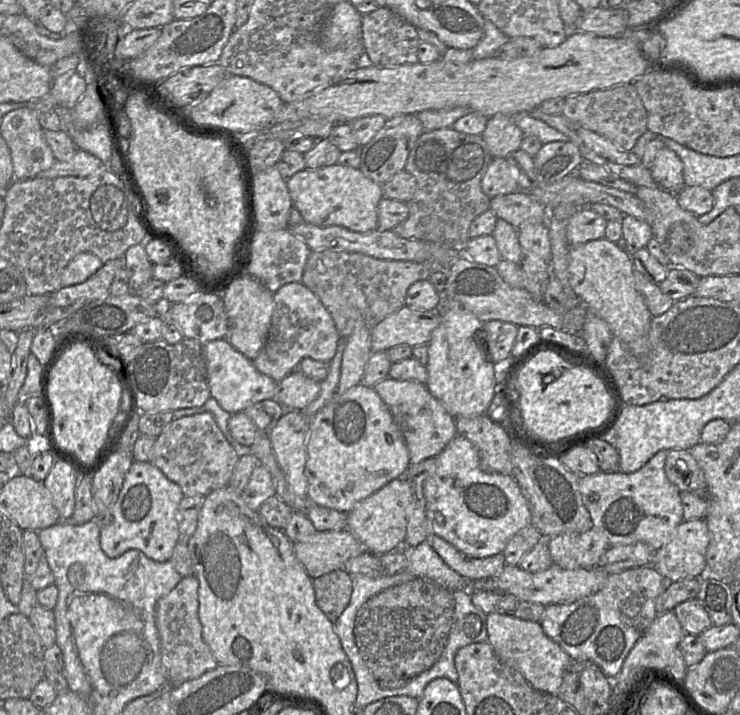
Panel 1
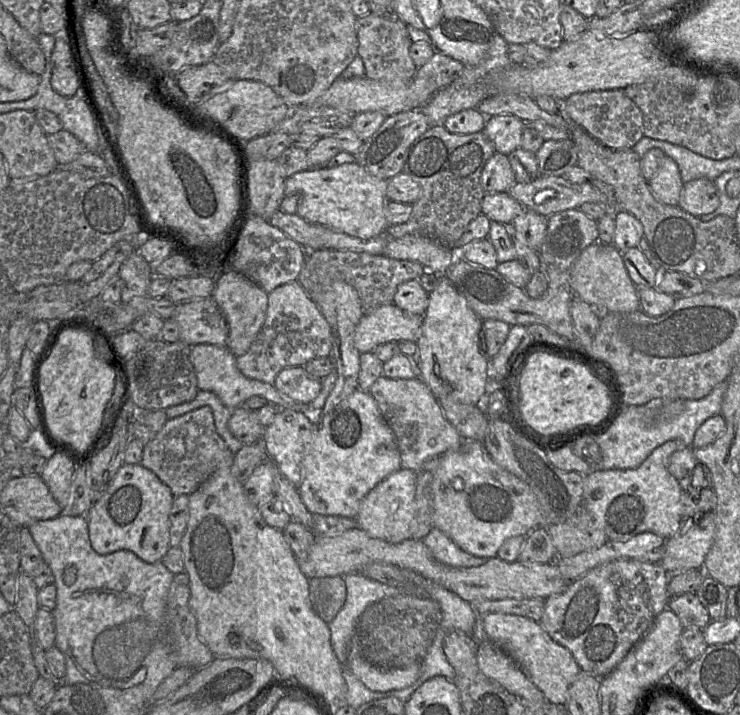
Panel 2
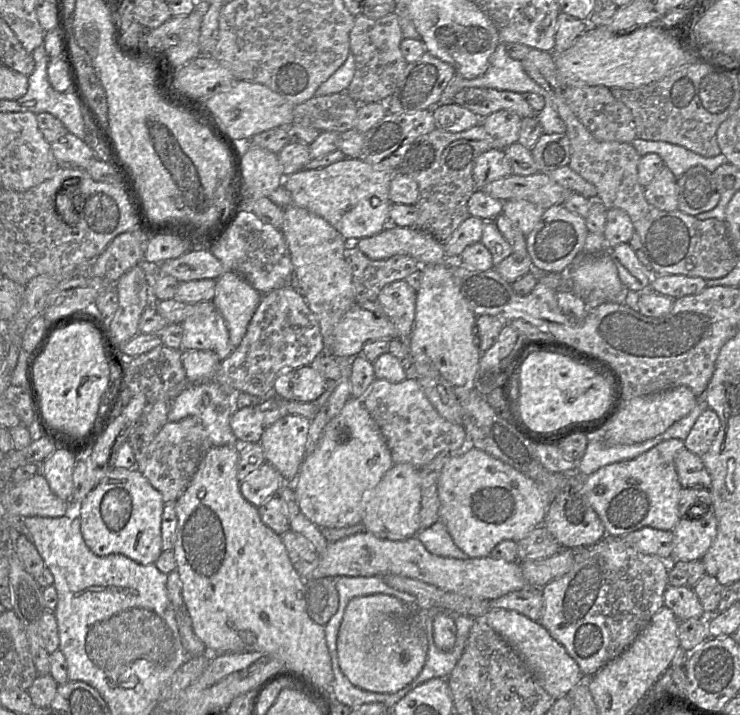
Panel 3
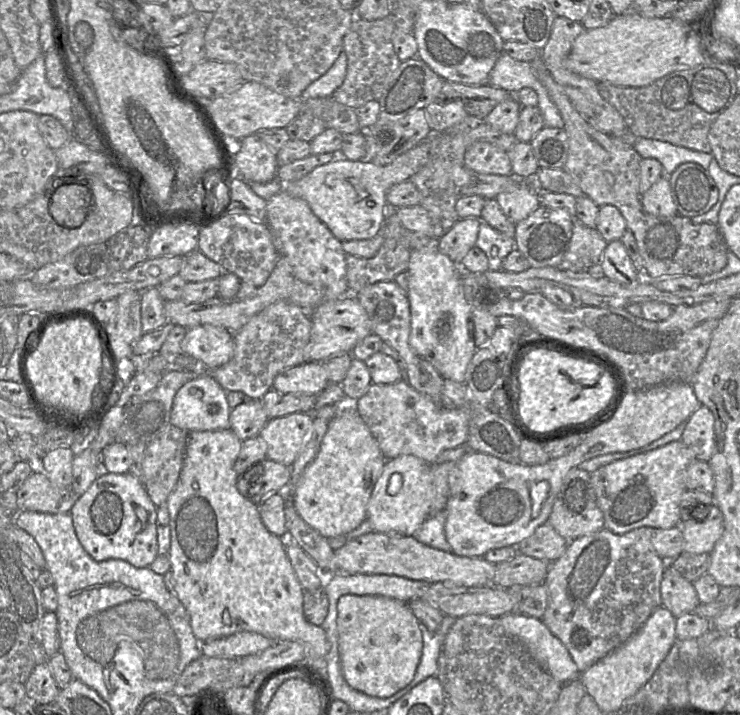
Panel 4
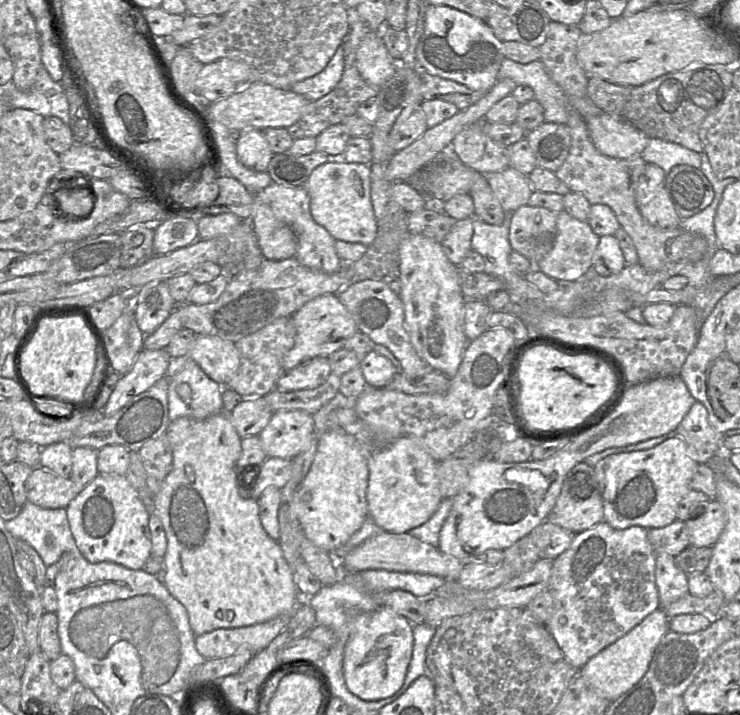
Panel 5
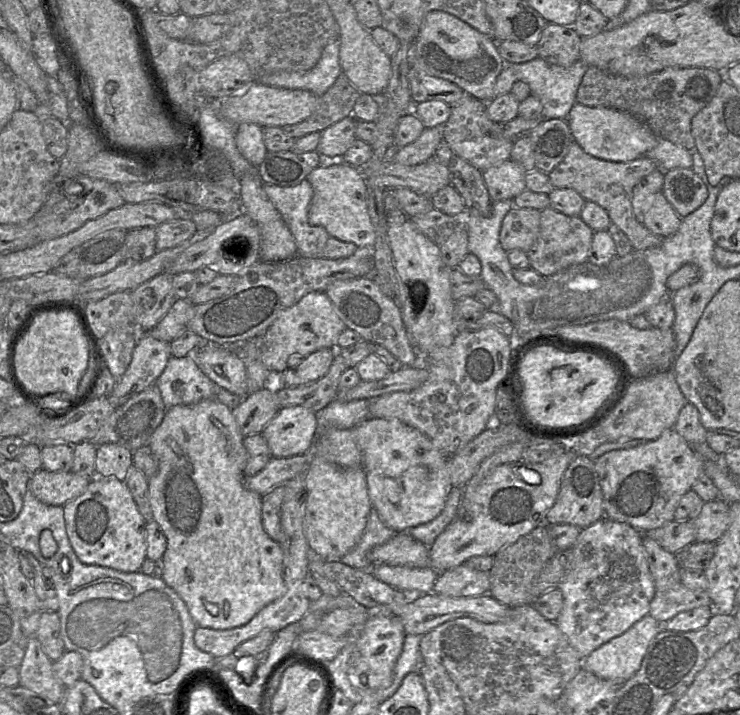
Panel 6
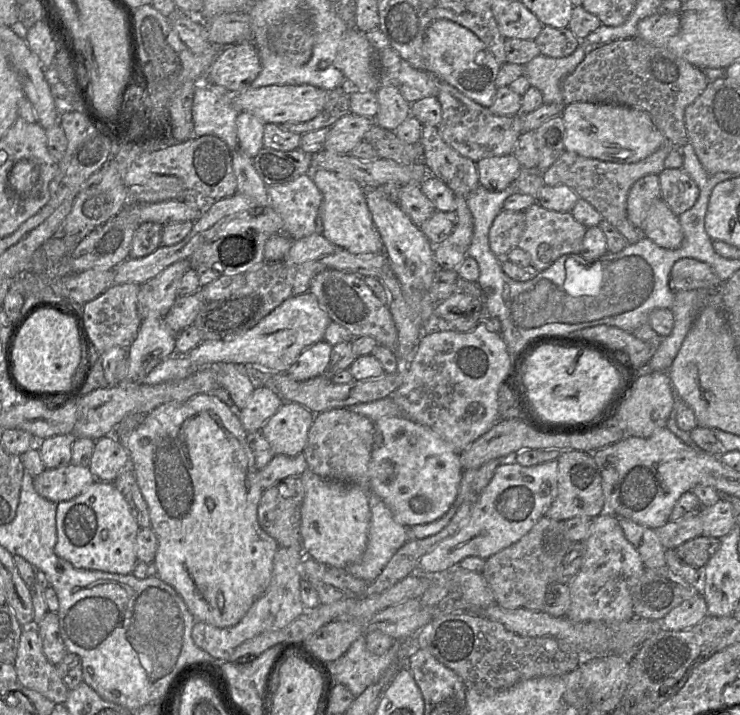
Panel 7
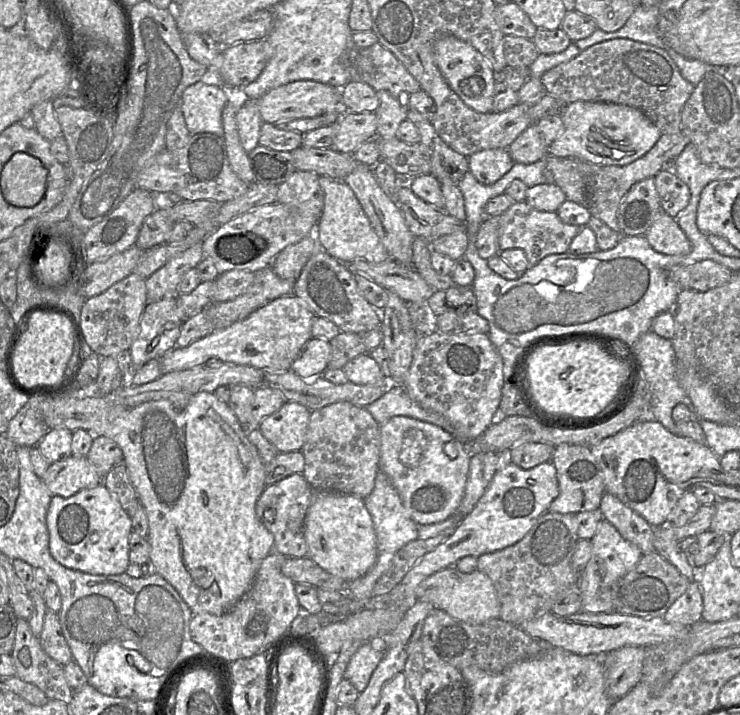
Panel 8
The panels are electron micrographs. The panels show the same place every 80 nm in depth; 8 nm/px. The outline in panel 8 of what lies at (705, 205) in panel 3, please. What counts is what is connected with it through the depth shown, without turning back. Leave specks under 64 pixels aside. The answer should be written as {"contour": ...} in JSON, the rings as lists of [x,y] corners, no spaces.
{"contour":[[[662,169],[654,177],[661,211],[676,217],[690,201],[690,189],[671,169]]]}

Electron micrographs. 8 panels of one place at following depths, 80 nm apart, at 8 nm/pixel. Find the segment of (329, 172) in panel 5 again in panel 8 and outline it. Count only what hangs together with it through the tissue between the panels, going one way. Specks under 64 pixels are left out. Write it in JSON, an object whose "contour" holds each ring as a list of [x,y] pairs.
{"contour":[[[319,176],[324,194],[323,211],[316,224],[314,236],[321,248],[334,259],[348,264],[355,260],[381,263],[389,259],[388,253],[371,226],[352,189],[342,180]]]}

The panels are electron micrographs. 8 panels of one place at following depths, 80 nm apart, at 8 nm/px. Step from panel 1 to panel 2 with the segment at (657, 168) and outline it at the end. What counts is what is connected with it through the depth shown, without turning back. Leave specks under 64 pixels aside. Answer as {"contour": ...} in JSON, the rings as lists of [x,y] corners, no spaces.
{"contour":[[[665,155],[658,171],[649,180],[654,198],[663,204],[677,206],[683,185],[677,163]]]}

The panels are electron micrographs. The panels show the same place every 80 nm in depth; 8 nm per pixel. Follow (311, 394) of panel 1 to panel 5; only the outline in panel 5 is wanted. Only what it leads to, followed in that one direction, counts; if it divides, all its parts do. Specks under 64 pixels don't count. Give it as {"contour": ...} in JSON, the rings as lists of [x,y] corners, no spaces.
{"contour":[[[316,357],[280,375],[276,389],[284,392],[314,389],[323,384],[331,373],[328,357]]]}

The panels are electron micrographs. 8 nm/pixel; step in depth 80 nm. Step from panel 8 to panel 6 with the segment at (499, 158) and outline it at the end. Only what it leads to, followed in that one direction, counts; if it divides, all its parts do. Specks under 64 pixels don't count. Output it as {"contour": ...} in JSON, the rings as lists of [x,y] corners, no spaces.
{"contour":[[[512,159],[482,172],[493,201],[513,200],[526,190],[525,175],[527,172]]]}

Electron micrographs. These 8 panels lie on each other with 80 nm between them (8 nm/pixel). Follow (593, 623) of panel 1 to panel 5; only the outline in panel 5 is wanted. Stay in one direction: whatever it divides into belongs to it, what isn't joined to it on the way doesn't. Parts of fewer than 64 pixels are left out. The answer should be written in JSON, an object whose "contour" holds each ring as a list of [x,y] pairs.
{"contour":[[[602,521],[590,529],[574,534],[569,548],[553,560],[548,589],[554,599],[554,610],[549,620],[546,623],[543,623],[563,651],[564,659],[567,662],[580,670],[590,658],[626,635],[646,616],[660,608],[660,601],[655,583],[655,564],[656,552],[647,538],[647,528],[631,526],[619,530],[611,527],[605,521]]]}

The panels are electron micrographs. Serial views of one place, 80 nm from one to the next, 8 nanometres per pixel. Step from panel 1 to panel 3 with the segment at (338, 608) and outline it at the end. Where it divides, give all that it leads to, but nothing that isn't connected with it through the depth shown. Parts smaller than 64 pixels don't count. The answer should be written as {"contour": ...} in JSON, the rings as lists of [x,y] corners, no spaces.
{"contour":[[[334,577],[305,580],[305,596],[309,616],[325,626],[339,607],[339,594]]]}

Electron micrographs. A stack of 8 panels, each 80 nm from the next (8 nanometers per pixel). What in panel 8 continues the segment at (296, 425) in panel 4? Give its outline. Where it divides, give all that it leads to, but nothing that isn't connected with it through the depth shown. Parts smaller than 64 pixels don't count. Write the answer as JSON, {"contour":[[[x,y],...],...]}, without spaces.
{"contour":[[[285,401],[257,428],[278,452],[299,451],[305,443],[310,413],[311,410],[300,403]]]}

